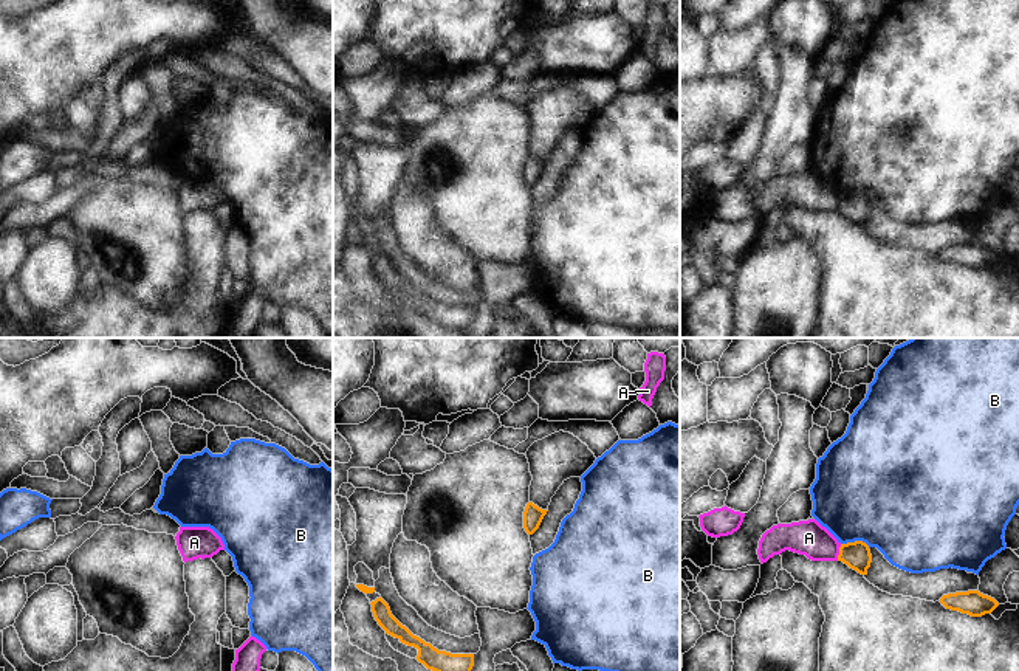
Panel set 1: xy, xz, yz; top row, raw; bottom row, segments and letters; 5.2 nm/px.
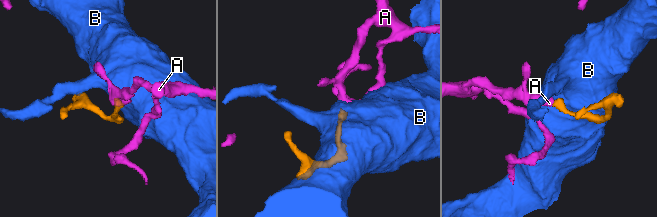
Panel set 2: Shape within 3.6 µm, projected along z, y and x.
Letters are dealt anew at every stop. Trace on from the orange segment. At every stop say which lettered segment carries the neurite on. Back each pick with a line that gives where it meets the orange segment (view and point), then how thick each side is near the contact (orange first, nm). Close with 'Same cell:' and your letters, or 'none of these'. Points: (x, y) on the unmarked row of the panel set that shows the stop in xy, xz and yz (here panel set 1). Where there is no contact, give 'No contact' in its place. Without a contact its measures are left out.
Same cell: none of these.

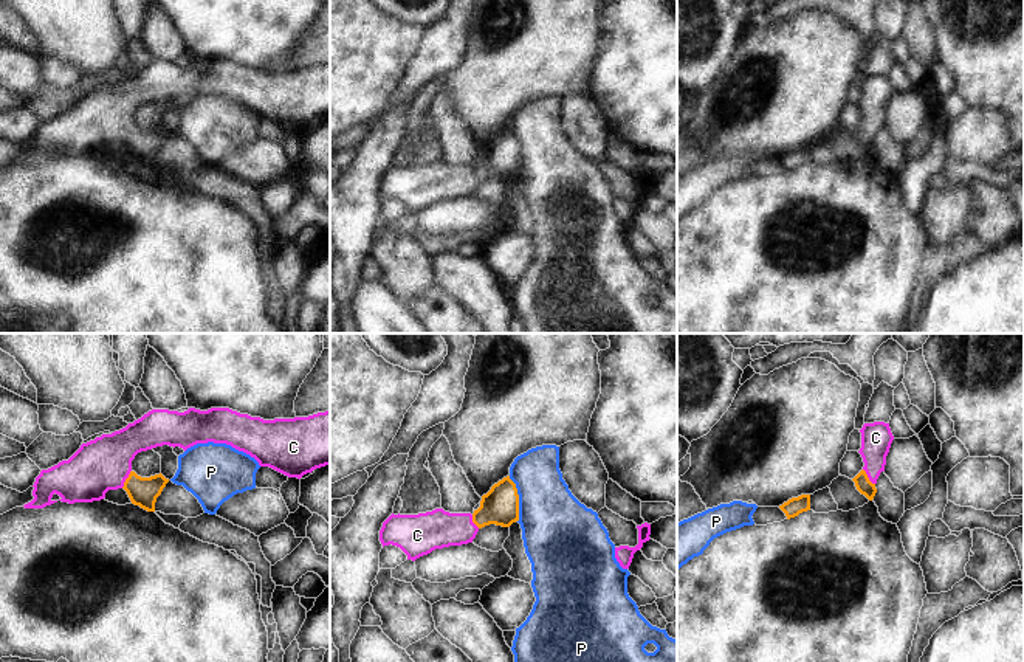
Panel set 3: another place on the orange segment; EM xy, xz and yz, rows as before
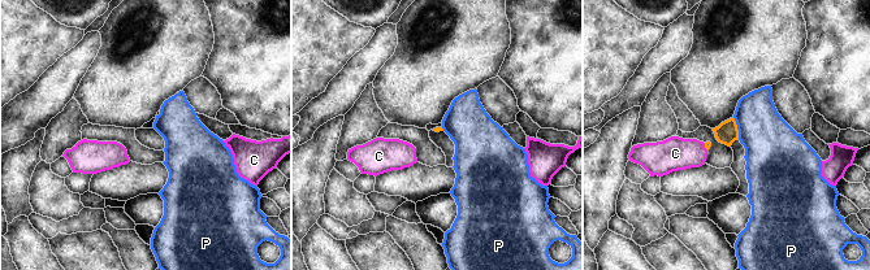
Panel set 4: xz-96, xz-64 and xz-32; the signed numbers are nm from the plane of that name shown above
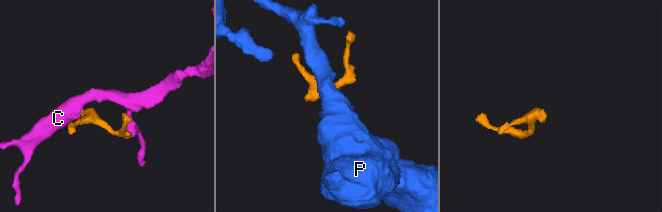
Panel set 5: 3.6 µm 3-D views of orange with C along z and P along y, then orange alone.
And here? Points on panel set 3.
C: Touches orange at xy (126, 132). Thickness 150 nm (orange) against 280 nm
Same cell: C.

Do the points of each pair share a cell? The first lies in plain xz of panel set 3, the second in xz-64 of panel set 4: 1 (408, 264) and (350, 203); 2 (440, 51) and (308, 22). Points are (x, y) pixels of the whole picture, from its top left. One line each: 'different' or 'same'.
1: same
2: different

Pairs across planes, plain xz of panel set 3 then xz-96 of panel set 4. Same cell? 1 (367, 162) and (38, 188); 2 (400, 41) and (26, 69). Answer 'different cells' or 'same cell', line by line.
1: different cells
2: same cell

